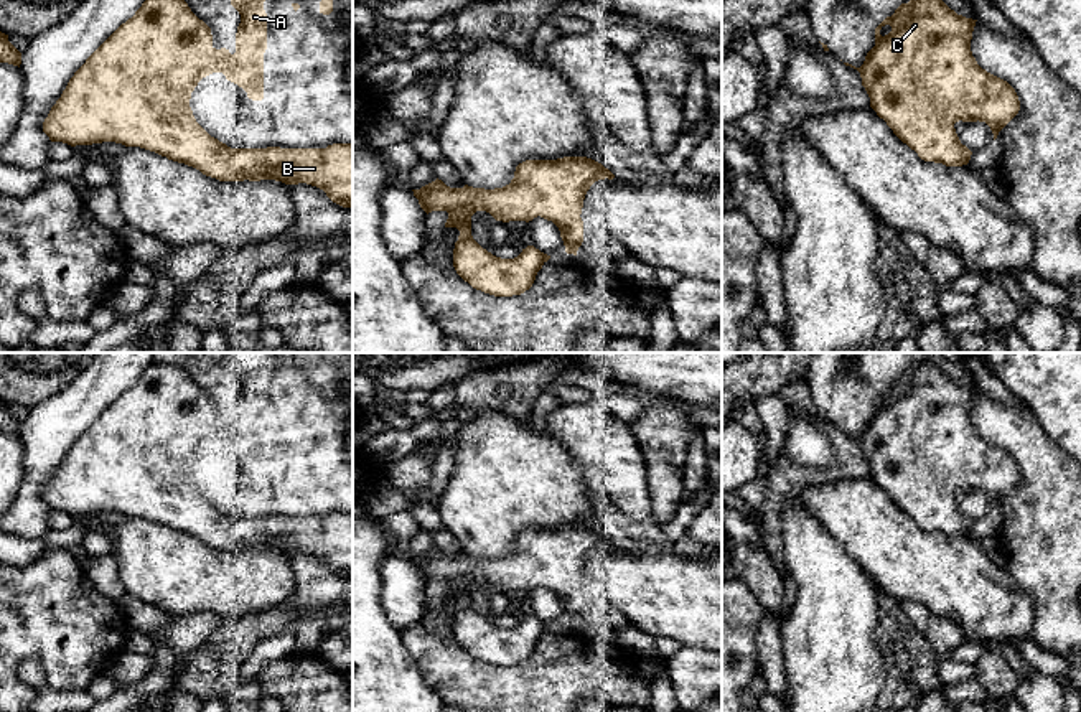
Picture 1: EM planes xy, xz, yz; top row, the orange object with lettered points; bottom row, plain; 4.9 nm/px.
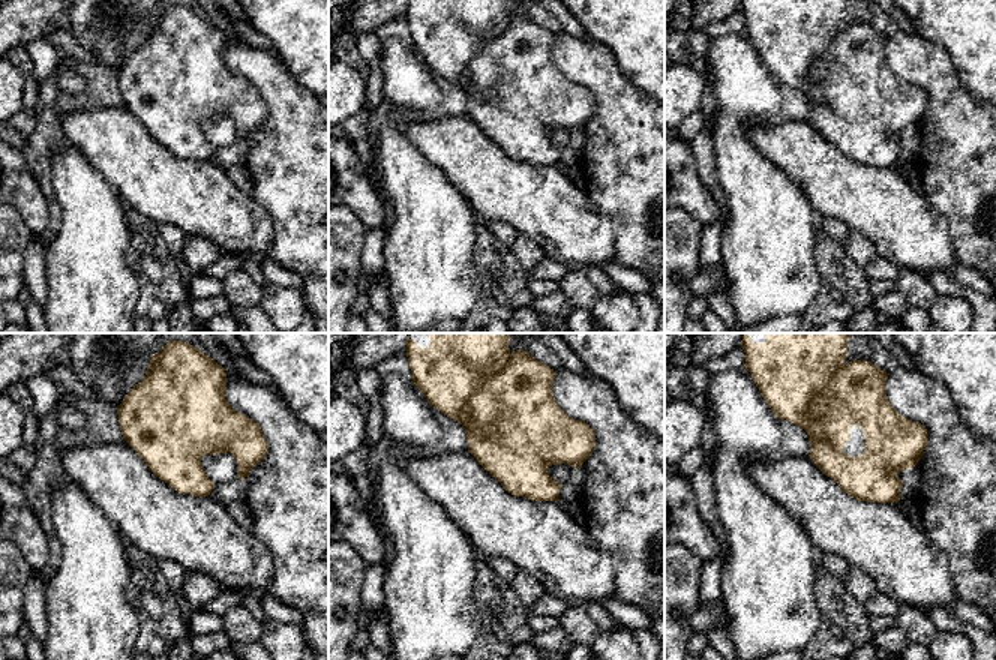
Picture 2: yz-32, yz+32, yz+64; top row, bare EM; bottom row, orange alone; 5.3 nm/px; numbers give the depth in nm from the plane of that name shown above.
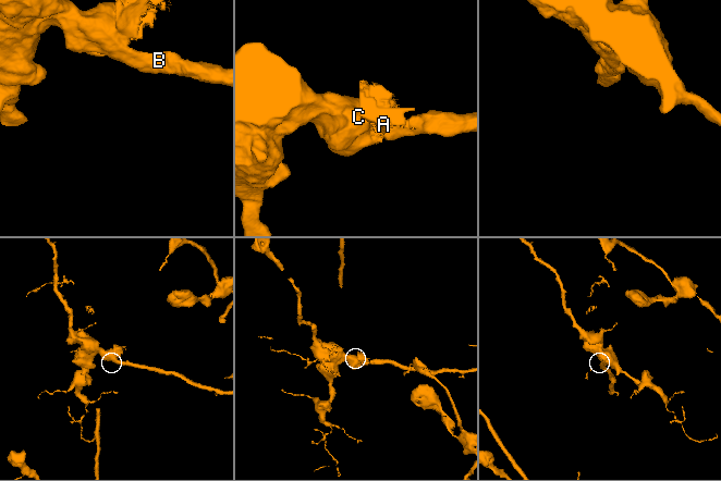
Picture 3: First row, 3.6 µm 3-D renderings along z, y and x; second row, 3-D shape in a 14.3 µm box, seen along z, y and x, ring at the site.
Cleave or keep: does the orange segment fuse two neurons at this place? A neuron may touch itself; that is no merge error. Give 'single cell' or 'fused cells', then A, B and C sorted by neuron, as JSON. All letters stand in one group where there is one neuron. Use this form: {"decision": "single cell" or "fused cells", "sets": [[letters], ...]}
{"decision": "fused cells", "sets": [["A"], ["B", "C"]]}

